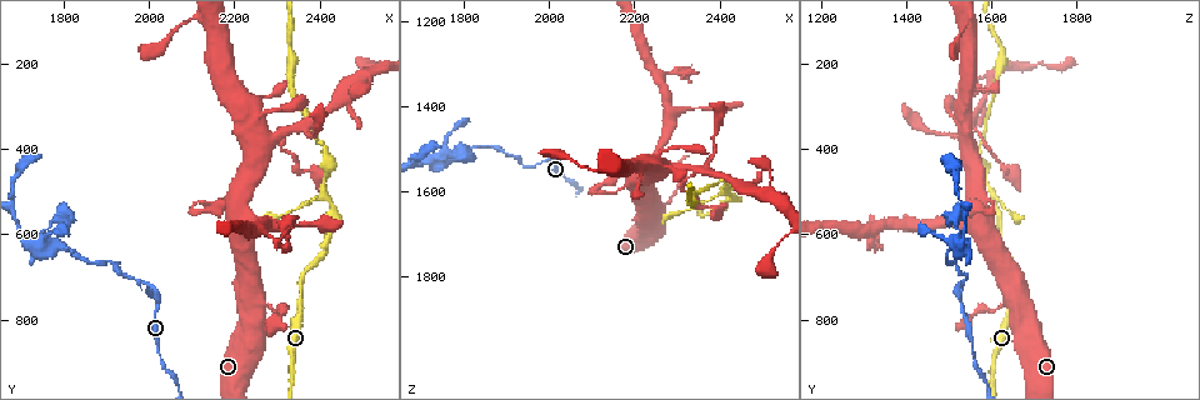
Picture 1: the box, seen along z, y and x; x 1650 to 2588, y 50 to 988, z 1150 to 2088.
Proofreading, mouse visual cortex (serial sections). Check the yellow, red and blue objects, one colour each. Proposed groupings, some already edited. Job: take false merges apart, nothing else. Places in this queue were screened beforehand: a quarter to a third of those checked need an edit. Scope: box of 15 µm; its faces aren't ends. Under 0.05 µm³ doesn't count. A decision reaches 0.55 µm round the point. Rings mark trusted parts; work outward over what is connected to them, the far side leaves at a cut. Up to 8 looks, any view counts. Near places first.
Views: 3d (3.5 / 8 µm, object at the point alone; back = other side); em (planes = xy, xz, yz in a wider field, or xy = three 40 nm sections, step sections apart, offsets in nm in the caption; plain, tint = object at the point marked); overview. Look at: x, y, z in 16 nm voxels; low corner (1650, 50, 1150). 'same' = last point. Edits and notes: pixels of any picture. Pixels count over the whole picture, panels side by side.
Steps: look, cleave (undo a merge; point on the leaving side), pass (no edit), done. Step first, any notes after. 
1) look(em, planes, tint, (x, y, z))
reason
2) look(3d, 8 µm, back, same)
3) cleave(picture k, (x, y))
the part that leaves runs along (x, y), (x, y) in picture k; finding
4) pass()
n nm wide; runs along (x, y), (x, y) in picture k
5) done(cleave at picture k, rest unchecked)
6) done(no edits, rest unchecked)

look(3d, 3.5 µm, (1755, 615, 1530))

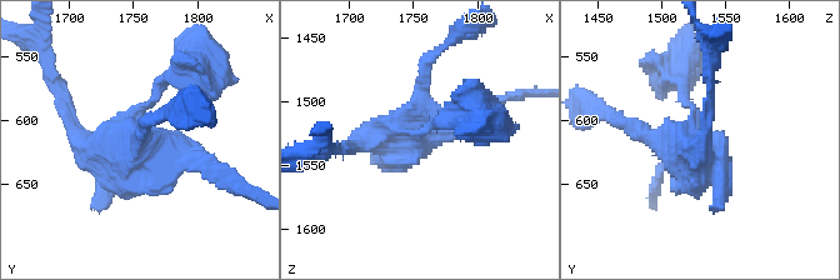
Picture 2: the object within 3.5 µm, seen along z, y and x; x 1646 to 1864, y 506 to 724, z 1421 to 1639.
look(em, xy, step 3, tint, (1750, 608, 1524))
now the EM

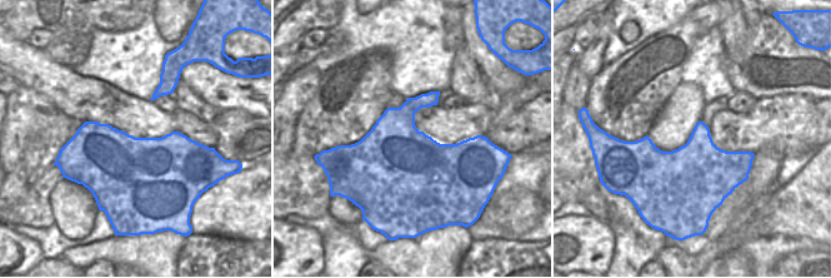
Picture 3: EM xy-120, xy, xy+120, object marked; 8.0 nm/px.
pass()
650 nm wide; runs along (490, 100), (456, 125), (349, 148) in picture 2; all the same cell

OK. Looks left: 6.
look(3d, 3.5 µm, (2410, 515, 1610))
abrupt turn

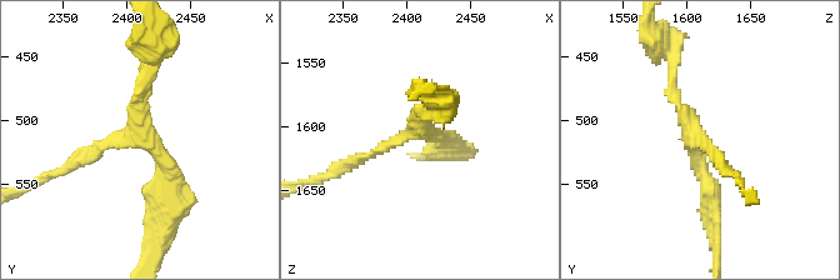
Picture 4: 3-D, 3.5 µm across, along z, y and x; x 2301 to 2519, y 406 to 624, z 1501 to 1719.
look(em, xy, step 1, tint, (2416, 512, 1604))
3 arms; arms of 150, 150, 250 nm; now the EM

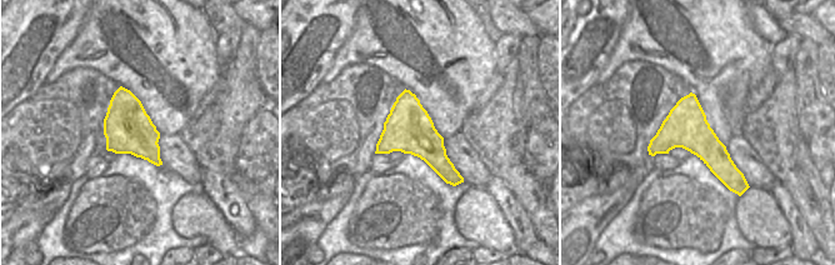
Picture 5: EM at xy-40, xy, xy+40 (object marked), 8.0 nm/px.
look(em, xy, step 2, tint, same)

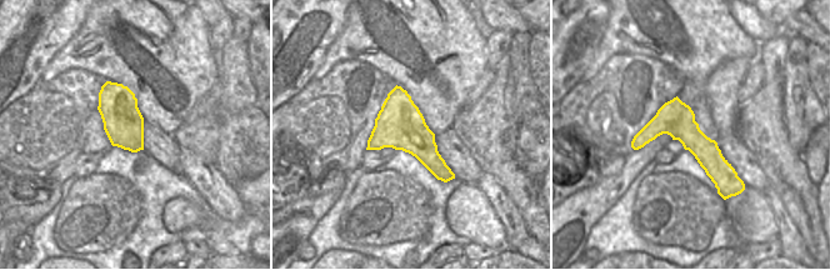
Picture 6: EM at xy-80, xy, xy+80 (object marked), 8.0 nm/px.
pass()
runs along (710, 206), (689, 119), (673, 91), (673, 56) in picture 4; all the same cell

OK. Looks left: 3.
look(3d, 3.5 µm, (2250, 325, 1525))
a narrow waist

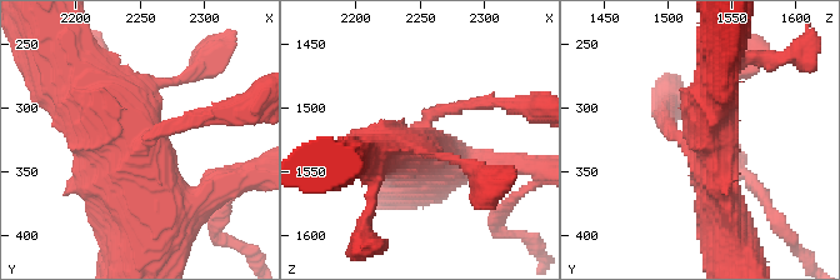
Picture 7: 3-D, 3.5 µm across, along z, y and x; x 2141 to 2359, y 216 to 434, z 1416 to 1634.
look(em, xy, step 2, tint, (2254, 324, 1522))
4 arms; arms of 150, 200, 600, 600 nm

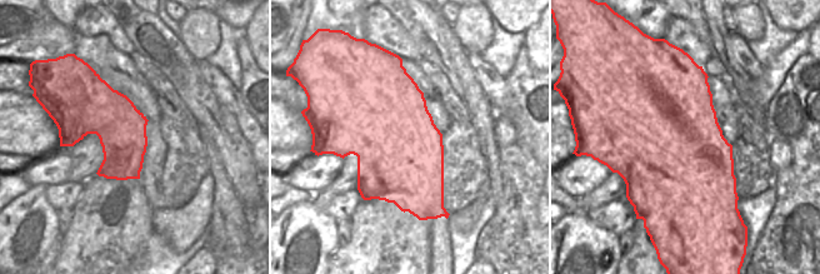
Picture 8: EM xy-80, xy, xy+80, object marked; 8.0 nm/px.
pass()
runs along (156, 239), (134, 154), (80, 78) in picture 7; all the same cell

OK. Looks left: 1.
done(no edits, rest unchecked)

